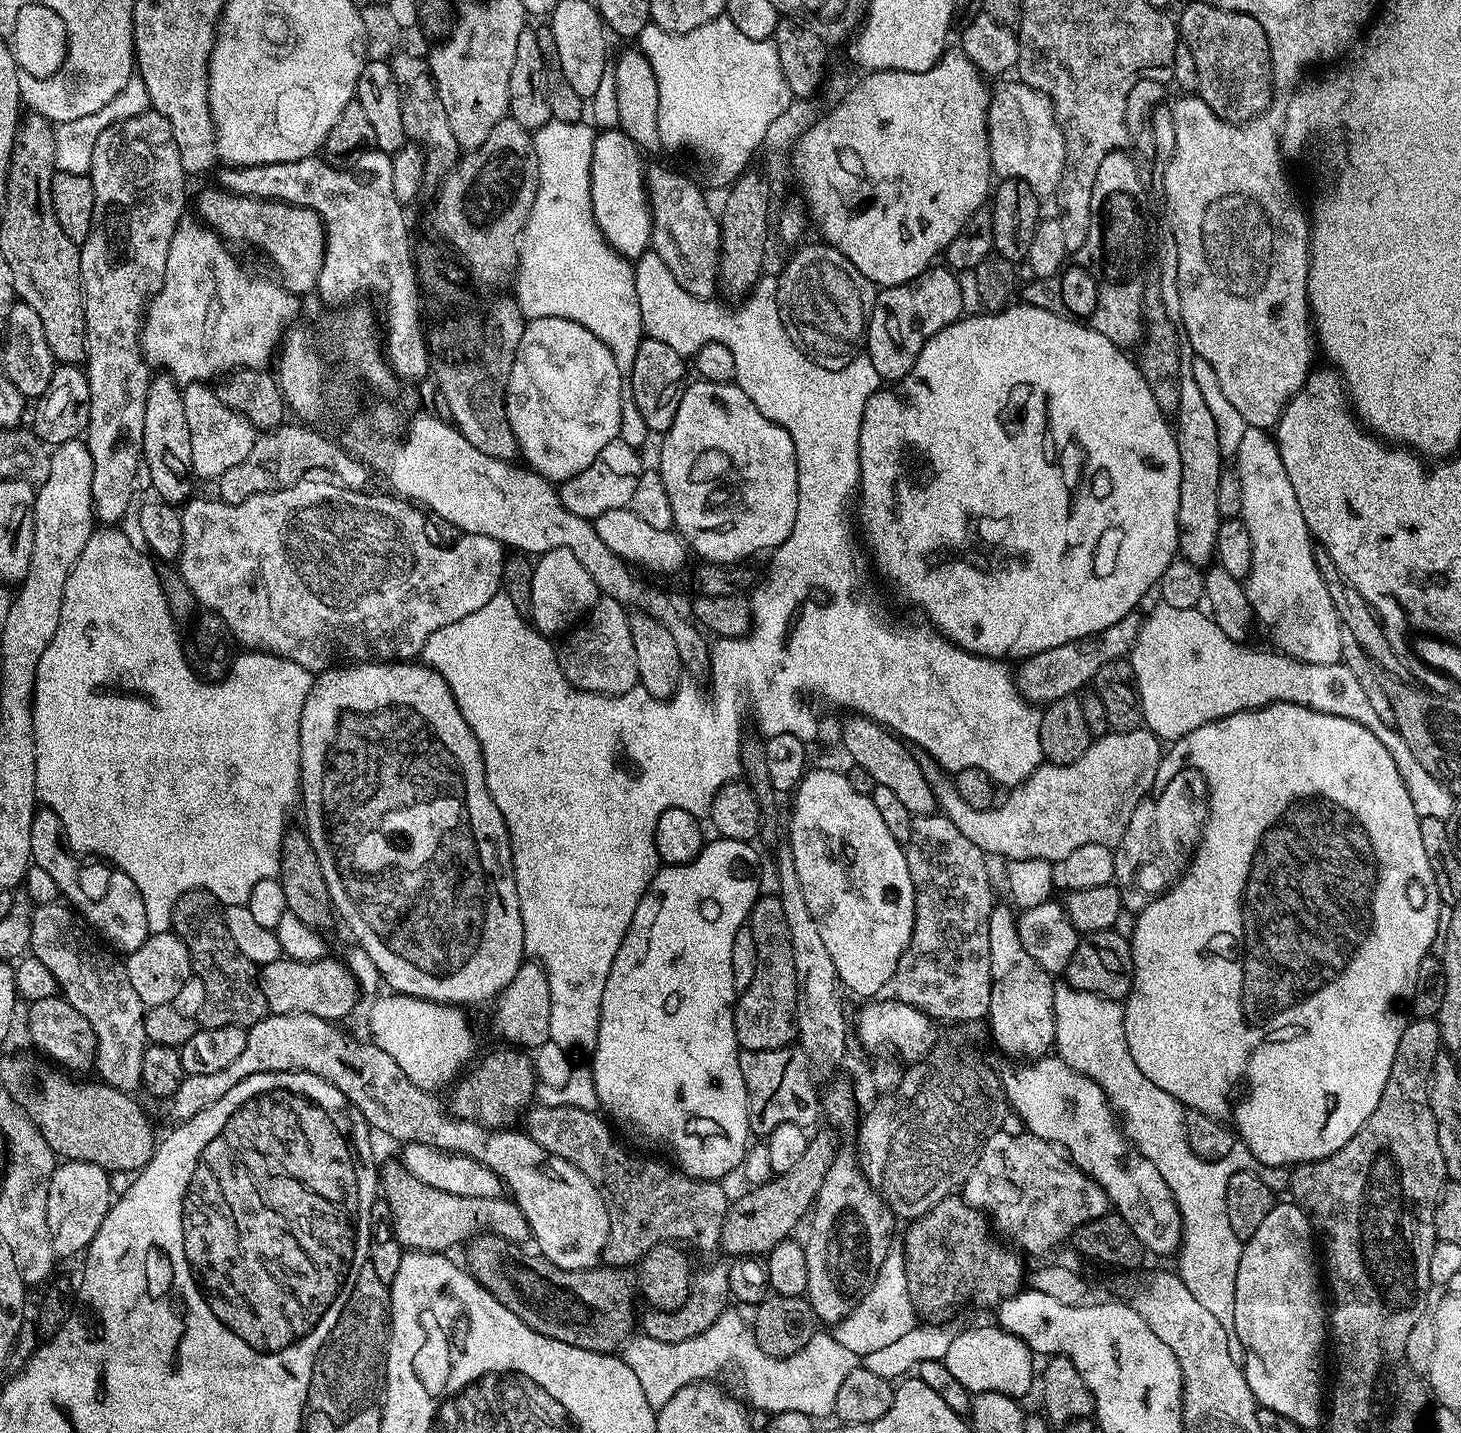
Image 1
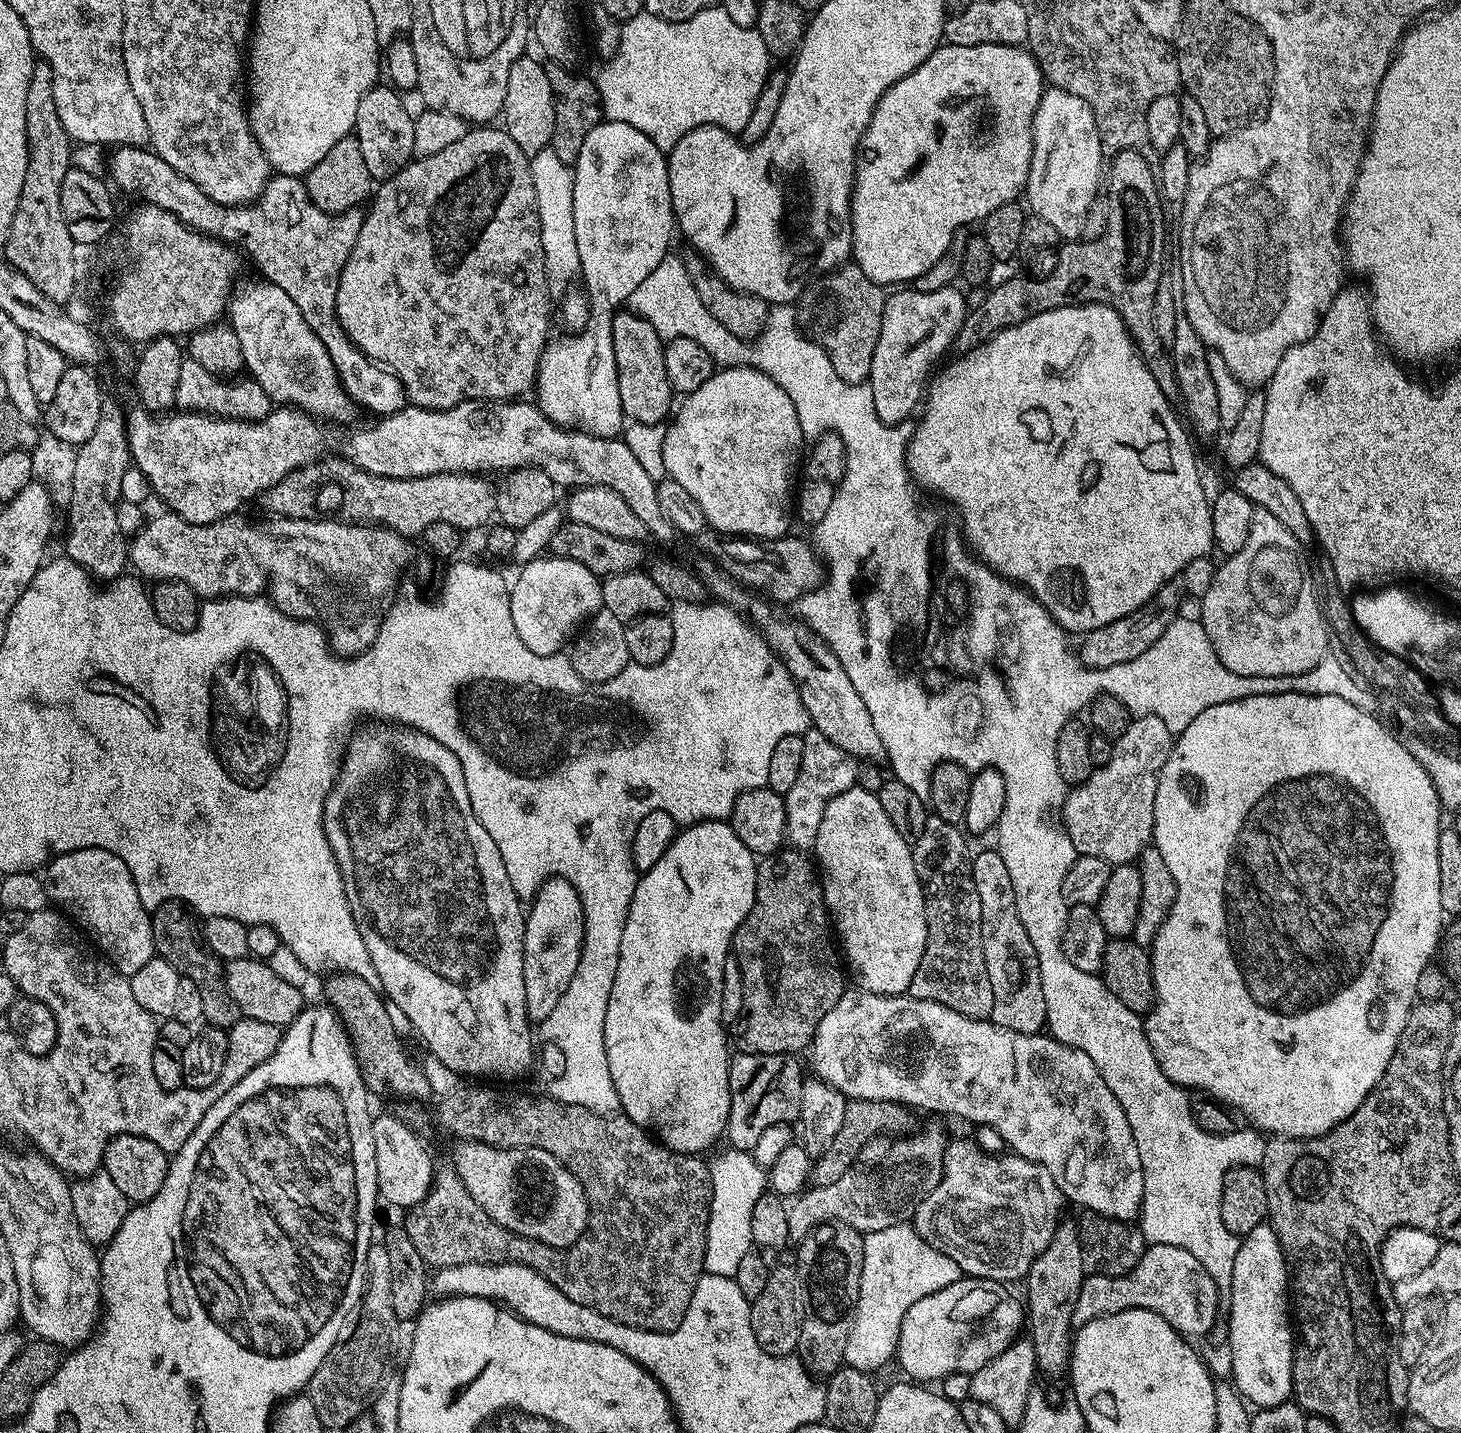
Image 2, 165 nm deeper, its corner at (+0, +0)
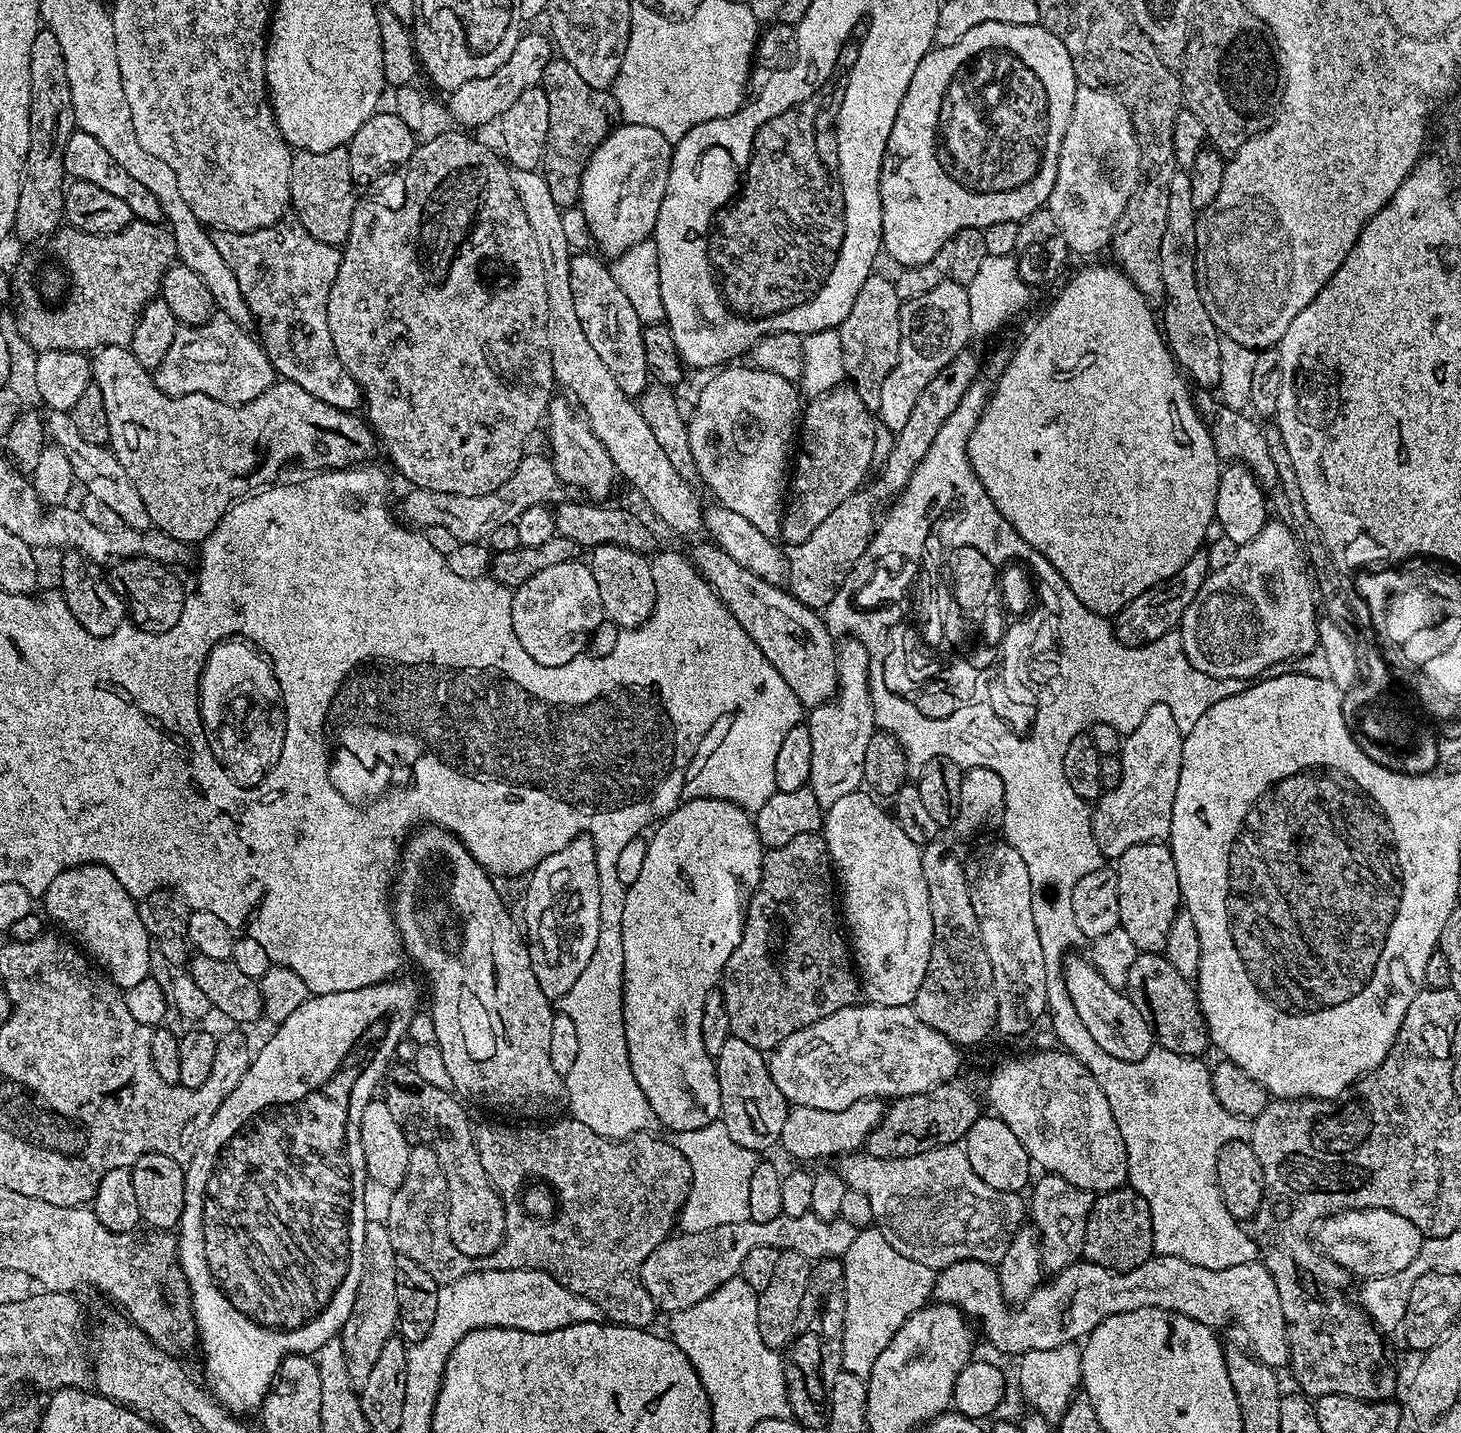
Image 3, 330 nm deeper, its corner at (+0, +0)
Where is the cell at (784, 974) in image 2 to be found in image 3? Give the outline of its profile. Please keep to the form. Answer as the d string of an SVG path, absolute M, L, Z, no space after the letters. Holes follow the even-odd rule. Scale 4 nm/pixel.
M820 832L798 834L791 842L786 842L786 846L769 848L765 851L760 881L756 889L753 890L752 897L748 900L748 910L744 913L742 938L738 942L738 946L734 946L734 954L730 954L730 958L724 967L724 973L720 975L718 985L726 1004L726 1015L730 1018L732 1035L742 1038L742 1042L750 1042L750 1046L754 1046L759 1052L771 1053L772 1049L778 1047L786 1038L790 1038L790 1034L794 1034L830 1014L834 1014L834 1010L842 1010L851 1004L861 1003L862 989L858 973L854 967L853 957L850 955L849 945L846 943L845 933L842 931L841 921L838 919L837 905L836 908L832 905L832 888L834 892L832 856L828 852L828 847Z

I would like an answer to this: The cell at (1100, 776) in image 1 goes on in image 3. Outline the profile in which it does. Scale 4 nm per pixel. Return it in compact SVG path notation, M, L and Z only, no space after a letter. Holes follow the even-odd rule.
M1155 704L1146 710L1146 718L1123 737L1118 753L1122 764L1122 778L1116 789L1105 791L1092 808L1092 829L1098 850L1105 858L1119 858L1130 846L1167 841L1174 810L1174 794L1178 790L1178 774L1182 770L1182 746L1185 733L1178 730L1170 706Z

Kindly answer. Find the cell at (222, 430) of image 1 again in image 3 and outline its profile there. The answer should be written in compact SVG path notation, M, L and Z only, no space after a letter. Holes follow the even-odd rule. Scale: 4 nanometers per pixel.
M213 314L202 324L177 327L166 356L154 369L158 390L168 396L206 394L227 404L245 404L262 394L278 377L259 339L229 316Z

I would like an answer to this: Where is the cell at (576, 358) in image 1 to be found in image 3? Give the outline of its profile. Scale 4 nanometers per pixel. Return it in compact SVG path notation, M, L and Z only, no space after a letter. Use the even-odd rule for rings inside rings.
M620 124L595 148L580 183L578 207L587 231L610 253L620 255L654 231L672 165L673 141L641 124Z

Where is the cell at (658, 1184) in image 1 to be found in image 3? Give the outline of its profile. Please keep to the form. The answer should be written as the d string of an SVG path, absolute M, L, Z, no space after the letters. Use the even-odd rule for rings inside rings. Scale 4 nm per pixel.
M571 1118L553 1119L551 1122L541 1123L539 1126L524 1126L528 1128L515 1128L512 1124L484 1124L475 1129L474 1139L476 1149L478 1150L478 1158L482 1162L482 1170L486 1170L486 1174L490 1178L490 1182L496 1187L496 1193L504 1200L504 1213L506 1214L506 1226L504 1227L504 1237L498 1246L498 1250L494 1250L489 1256L480 1256L476 1260L472 1260L466 1254L462 1254L462 1250L458 1250L458 1246L454 1246L454 1242L450 1242L450 1234L448 1233L448 1187L446 1186L446 1178L440 1169L438 1162L438 1154L434 1154L434 1150L430 1150L421 1144L413 1144L410 1147L410 1162L406 1166L406 1178L402 1180L402 1186L398 1186L391 1193L392 1196L388 1200L388 1217L386 1223L388 1225L388 1233L390 1234L390 1242L394 1242L394 1250L397 1254L410 1258L416 1262L418 1266L422 1266L422 1270L426 1270L426 1274L430 1274L430 1278L434 1278L437 1284L449 1284L458 1278L462 1278L471 1272L489 1272L490 1270L522 1270L529 1268L530 1270L538 1270L550 1274L550 1278L554 1278L554 1282L558 1282L562 1286L566 1286L566 1290L570 1290L574 1294L582 1294L582 1298L590 1298L590 1302L594 1302L594 1306L598 1306L598 1310L602 1310L604 1320L614 1324L625 1324L628 1328L648 1328L651 1320L658 1316L656 1303L650 1298L650 1294L642 1286L640 1281L640 1268L643 1266L643 1260L650 1255L653 1250L659 1246L665 1239L671 1236L678 1224L680 1209L683 1208L688 1191L692 1188L692 1171L686 1162L686 1158L678 1151L675 1143L671 1139L659 1140L658 1137L652 1136L651 1131L633 1132L631 1136L626 1136L622 1140L612 1140L609 1136L602 1134L594 1134L594 1130L590 1130L590 1126L582 1126L582 1122ZM532 1182L543 1182L552 1190L555 1197L555 1203L558 1207L555 1209L554 1218L547 1222L537 1220L528 1215L524 1211L522 1203L522 1193L526 1185Z

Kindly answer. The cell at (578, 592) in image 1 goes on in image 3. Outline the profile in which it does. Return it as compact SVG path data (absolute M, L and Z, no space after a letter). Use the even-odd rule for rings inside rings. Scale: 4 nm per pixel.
M579 559L538 570L534 578L512 593L514 634L518 634L522 650L542 666L562 666L562 662L581 655L589 647L594 629L605 620L594 574Z

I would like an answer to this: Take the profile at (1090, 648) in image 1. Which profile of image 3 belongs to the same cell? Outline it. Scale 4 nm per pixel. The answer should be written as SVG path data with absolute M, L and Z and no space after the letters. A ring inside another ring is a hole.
M1201 550L1193 554L1190 562L1186 562L1186 566L1178 570L1178 574L1138 594L1138 598L1131 600L1123 610L1116 613L1114 617L1116 638L1123 644L1139 648L1142 644L1153 644L1167 632L1173 631L1179 625L1186 606L1190 606L1190 602L1198 594L1209 571L1207 551Z

